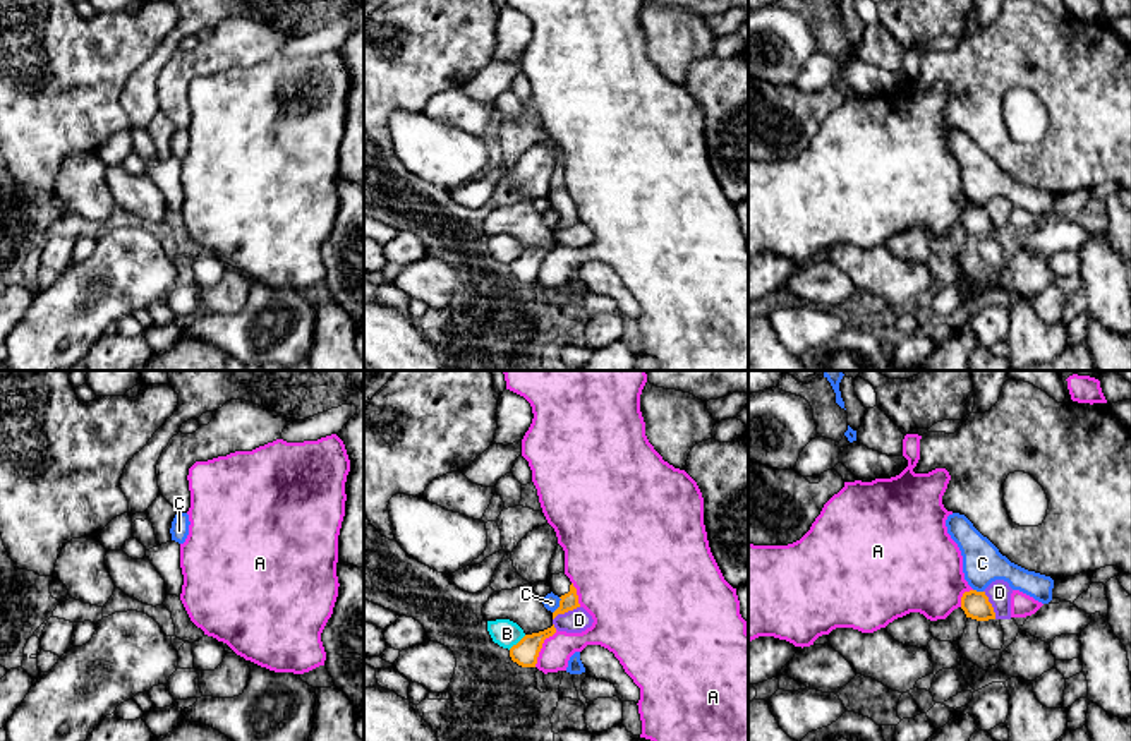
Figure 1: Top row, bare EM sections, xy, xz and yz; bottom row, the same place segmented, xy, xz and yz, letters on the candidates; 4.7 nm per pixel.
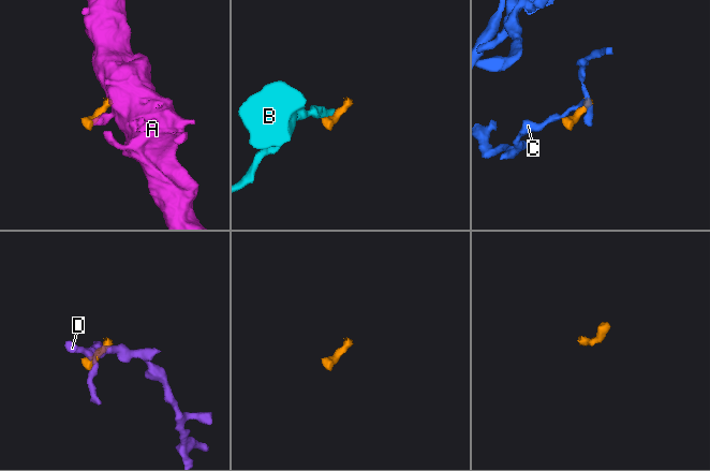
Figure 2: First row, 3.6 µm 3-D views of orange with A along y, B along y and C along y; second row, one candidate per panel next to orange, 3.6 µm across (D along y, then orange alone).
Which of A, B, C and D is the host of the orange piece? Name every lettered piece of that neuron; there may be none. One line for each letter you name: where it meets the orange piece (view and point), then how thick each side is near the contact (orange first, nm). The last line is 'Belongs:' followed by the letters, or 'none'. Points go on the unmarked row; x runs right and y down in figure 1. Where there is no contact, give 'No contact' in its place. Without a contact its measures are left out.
Belongs: none

